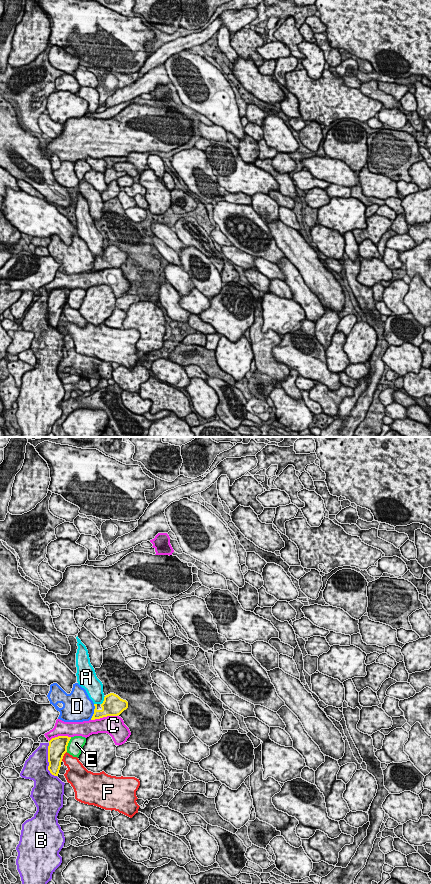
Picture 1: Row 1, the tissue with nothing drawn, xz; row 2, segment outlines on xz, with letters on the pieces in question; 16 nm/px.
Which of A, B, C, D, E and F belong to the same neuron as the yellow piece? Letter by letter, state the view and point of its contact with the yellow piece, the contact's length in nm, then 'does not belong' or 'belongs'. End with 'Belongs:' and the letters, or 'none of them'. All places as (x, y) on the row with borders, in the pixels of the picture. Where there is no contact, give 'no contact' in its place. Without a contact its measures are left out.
A: meets yellow in xz at (104, 700); contact 160 nm long; does not belong
B: meets yellow in xz at (48, 761); contact 550 nm long; does not belong
C: meets yellow in xz at (104, 716); contact 440 nm long; belongs
D: meets yellow in xz at (94, 712); contact 260 nm long; does not belong
E: meets yellow in xz at (67, 744); contact 260 nm long; does not belong
F: meets yellow in xz at (63, 755); contact 180 nm long; does not belong
Belongs: C

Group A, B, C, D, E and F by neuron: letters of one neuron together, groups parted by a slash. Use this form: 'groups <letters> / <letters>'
groups A D / B / C / E / F

